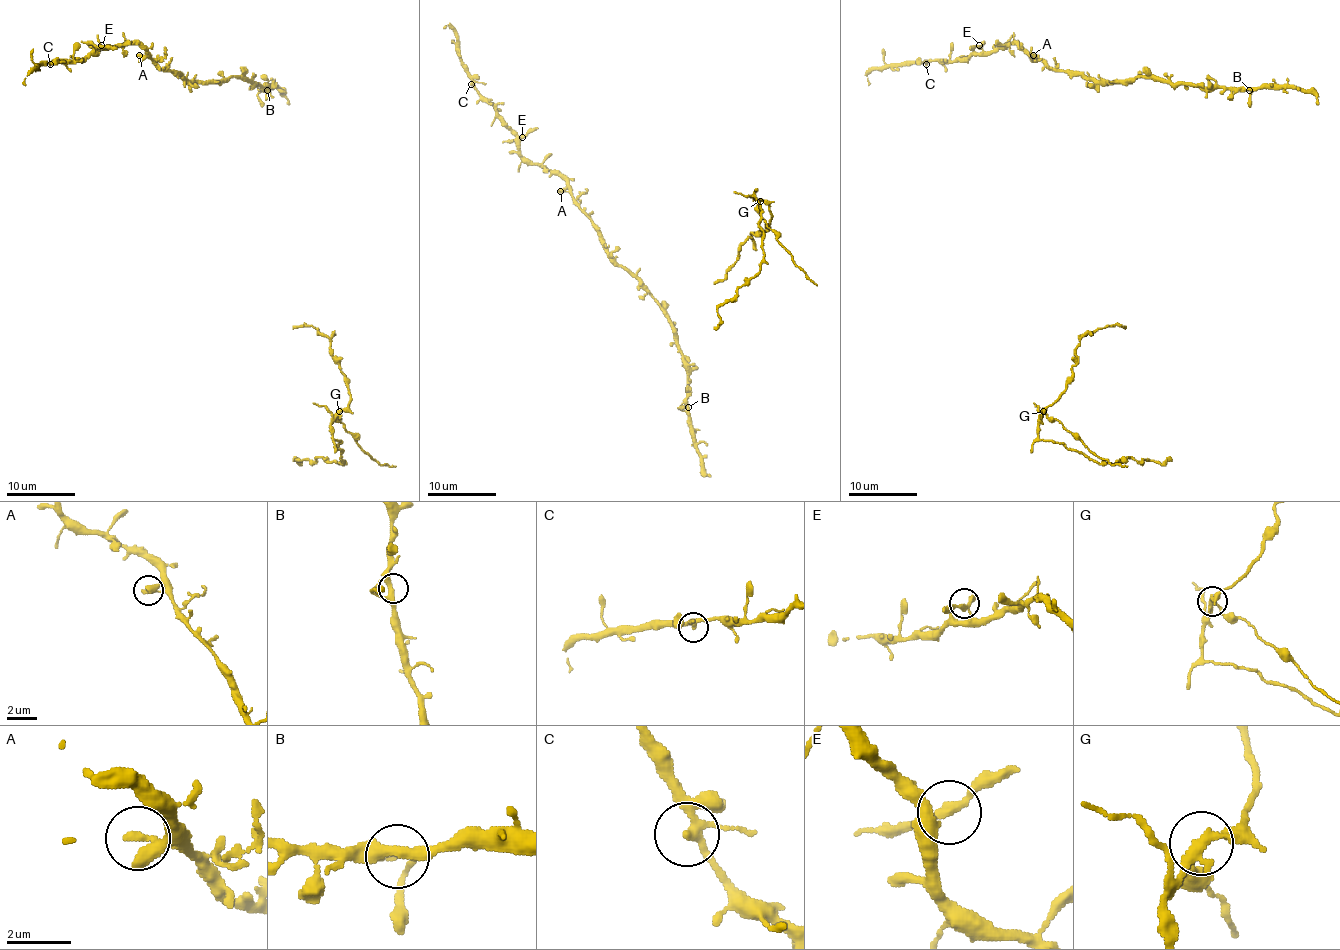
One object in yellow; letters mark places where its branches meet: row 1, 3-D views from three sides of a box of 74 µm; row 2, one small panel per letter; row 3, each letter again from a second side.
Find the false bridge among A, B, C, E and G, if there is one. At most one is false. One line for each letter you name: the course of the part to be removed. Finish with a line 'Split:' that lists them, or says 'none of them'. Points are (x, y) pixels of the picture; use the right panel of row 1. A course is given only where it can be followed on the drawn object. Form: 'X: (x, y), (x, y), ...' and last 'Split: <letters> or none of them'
G: (1043, 411), (1038, 437), (1081, 451), (1098, 463), (1128, 458), (1164, 465), (1171, 458)
Split: G

